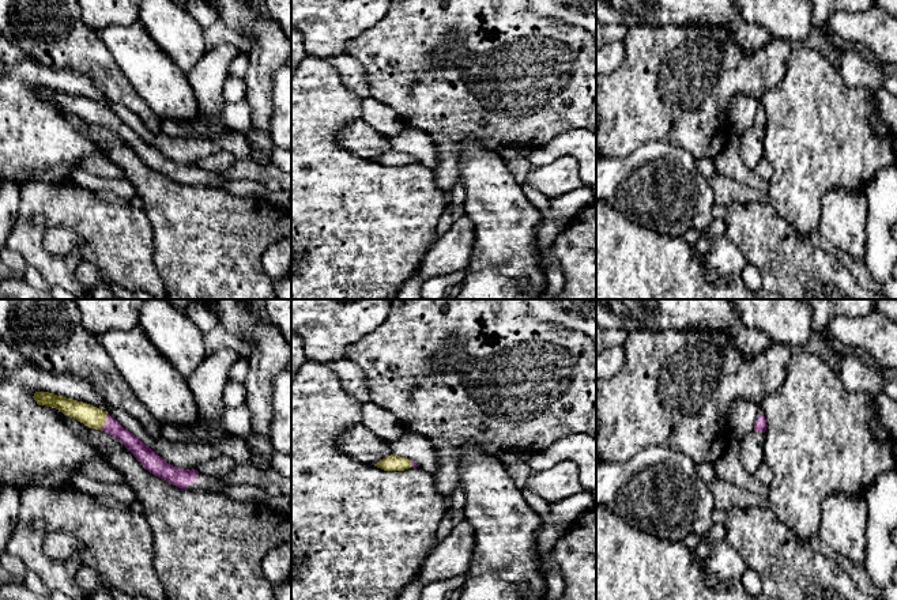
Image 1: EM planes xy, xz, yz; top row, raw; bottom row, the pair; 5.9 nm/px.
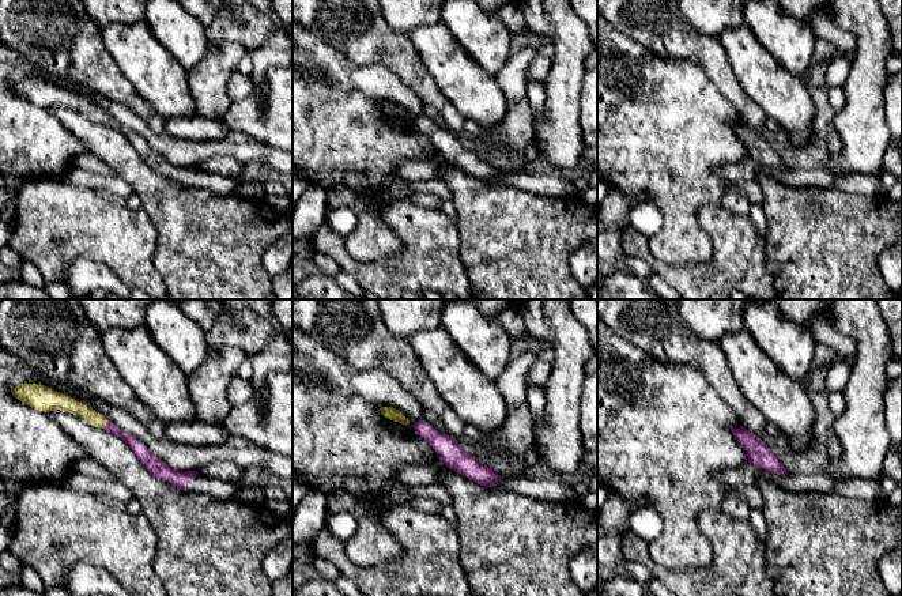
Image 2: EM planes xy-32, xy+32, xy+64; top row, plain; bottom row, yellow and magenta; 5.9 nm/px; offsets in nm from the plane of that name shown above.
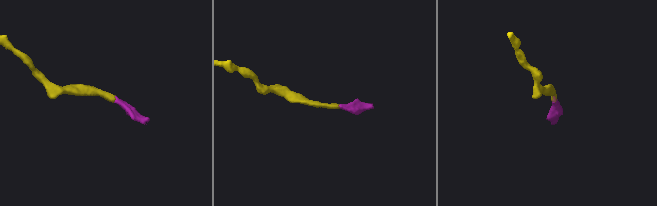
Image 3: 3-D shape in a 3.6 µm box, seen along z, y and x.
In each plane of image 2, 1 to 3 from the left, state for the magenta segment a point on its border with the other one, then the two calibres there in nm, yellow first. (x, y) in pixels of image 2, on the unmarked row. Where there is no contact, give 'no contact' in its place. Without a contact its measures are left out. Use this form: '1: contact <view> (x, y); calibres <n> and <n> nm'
1: contact xy-32 (105, 119); calibres 90 and 80 nm
2: no contact
3: no contact

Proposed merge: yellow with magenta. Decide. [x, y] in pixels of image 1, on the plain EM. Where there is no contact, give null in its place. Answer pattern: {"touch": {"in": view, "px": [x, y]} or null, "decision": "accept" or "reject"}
{"touch": {"in": "xy", "px": [105, 116]}, "decision": "accept"}

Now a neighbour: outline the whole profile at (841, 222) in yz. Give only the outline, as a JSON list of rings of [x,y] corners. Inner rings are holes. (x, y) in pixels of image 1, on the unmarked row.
[[[829,190],[821,200],[818,233],[858,261],[864,261],[867,205],[864,190]]]

